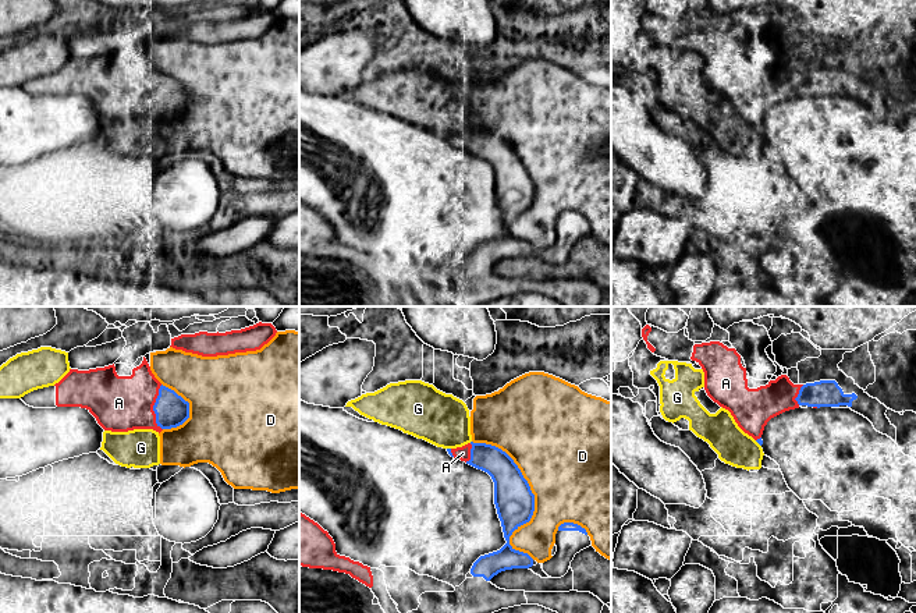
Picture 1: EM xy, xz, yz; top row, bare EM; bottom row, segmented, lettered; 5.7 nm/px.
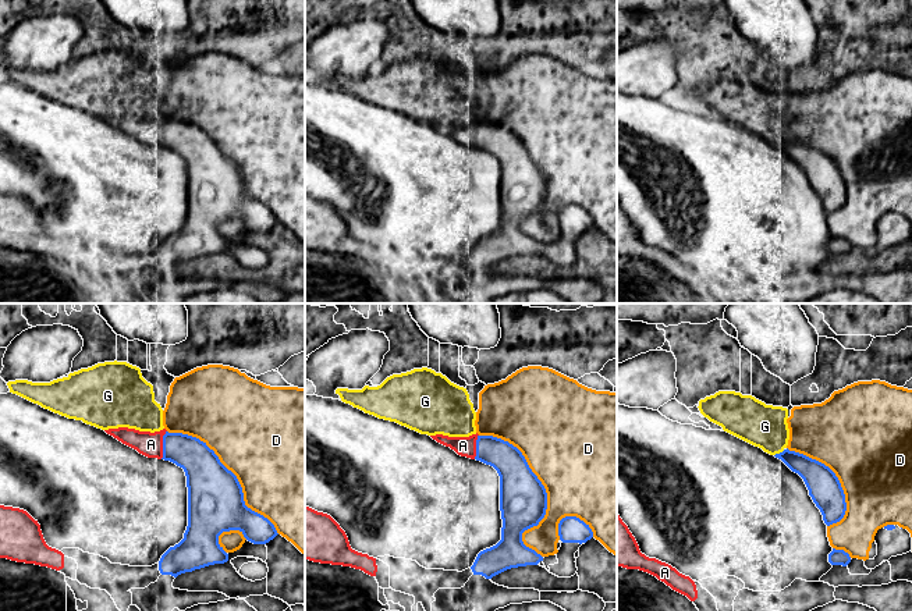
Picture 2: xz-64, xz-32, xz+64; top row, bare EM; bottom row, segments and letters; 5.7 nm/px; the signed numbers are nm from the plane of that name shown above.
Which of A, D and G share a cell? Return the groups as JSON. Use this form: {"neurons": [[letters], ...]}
{"neurons": [["A"], ["D", "G"]]}

